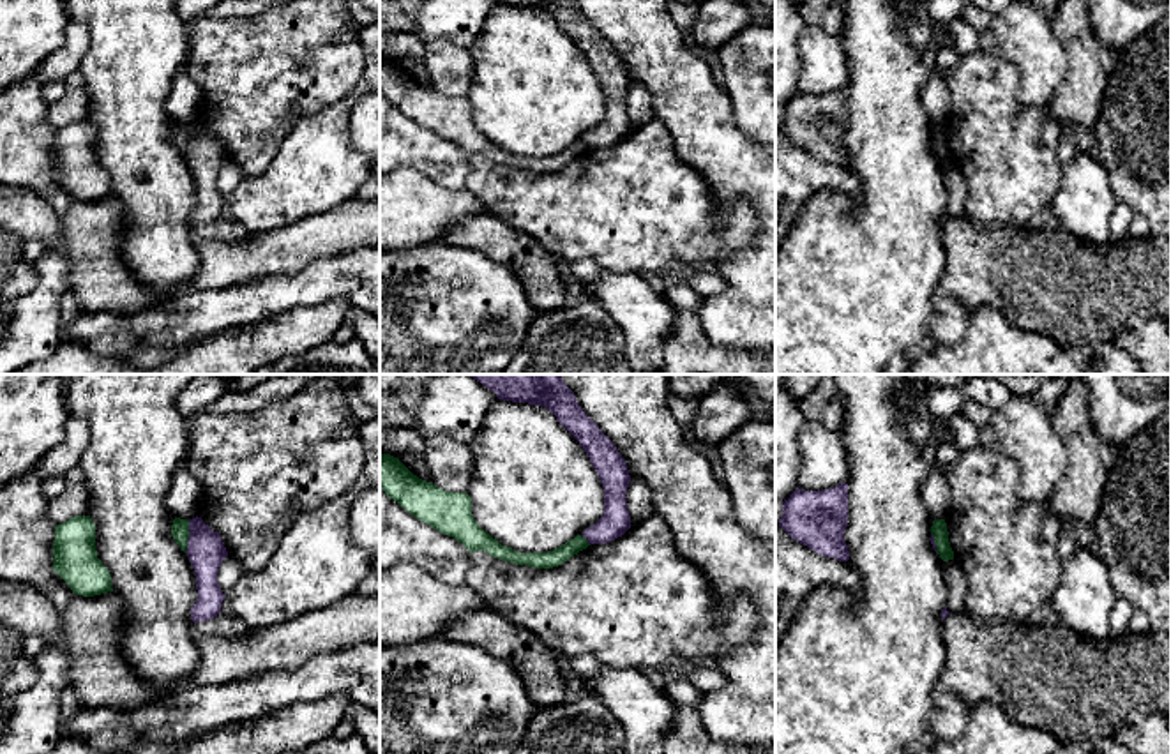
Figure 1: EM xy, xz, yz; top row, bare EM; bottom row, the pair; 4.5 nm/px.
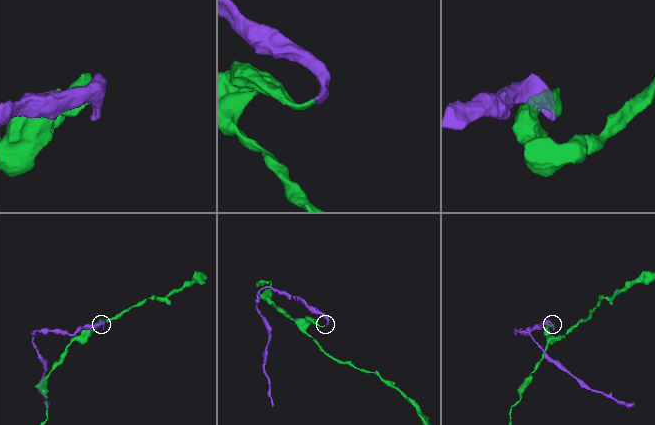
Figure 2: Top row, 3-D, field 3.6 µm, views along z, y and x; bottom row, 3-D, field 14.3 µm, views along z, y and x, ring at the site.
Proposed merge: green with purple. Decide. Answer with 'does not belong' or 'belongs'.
does not belong

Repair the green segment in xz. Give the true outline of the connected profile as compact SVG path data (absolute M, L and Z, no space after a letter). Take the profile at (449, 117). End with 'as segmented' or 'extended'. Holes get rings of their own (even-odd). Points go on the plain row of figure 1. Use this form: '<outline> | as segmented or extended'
M380 57L380 92L412 120L440 138L454 141L470 157L486 155L493 162L535 173L553 173L586 154L590 148L576 139L548 157L518 157L502 150L484 136L472 118L472 102L466 97L450 97L413 79L397 62Z | as segmented

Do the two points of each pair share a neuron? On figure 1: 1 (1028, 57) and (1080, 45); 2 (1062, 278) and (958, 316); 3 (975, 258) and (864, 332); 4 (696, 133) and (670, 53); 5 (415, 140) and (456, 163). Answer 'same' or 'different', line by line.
1: different
2: different
3: different
4: same
5: same

